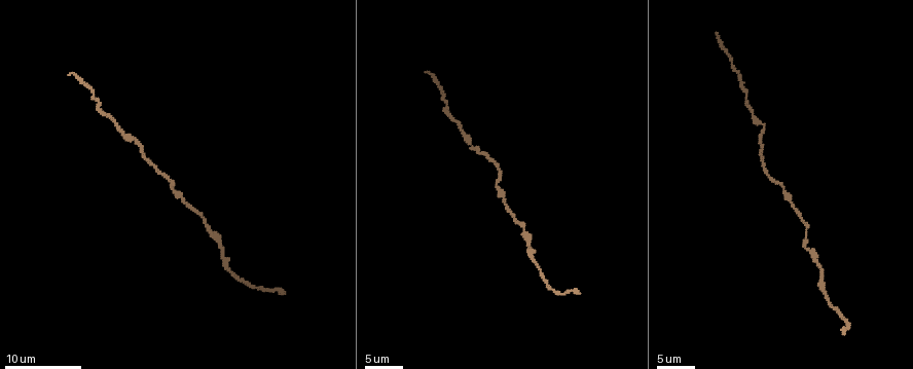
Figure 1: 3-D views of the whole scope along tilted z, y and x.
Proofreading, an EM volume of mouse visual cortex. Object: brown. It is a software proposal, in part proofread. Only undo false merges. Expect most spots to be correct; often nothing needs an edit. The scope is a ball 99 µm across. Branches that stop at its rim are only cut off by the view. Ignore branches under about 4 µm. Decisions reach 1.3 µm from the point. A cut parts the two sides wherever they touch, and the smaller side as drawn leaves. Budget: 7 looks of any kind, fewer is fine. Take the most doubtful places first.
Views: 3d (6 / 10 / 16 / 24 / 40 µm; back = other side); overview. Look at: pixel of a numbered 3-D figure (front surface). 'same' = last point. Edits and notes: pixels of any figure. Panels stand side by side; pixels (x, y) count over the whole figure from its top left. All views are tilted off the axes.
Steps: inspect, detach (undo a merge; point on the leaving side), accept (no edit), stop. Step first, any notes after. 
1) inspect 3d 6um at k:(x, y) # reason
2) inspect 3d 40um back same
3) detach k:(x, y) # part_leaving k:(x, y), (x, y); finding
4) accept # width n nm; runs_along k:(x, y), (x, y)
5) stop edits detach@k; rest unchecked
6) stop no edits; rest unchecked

inspect 3d 10um at 1:(785, 189)

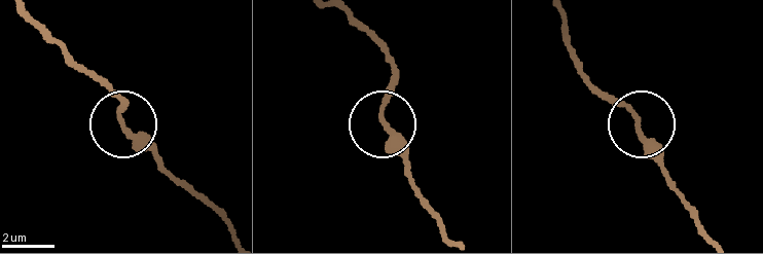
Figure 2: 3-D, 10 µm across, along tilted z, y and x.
accept # side_arm 28 um; runs_along 2:(385, 121), (408, 169); continuous, no second cell

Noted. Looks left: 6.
inspect 3d 10um at 1:(472, 147) # thick turns thin

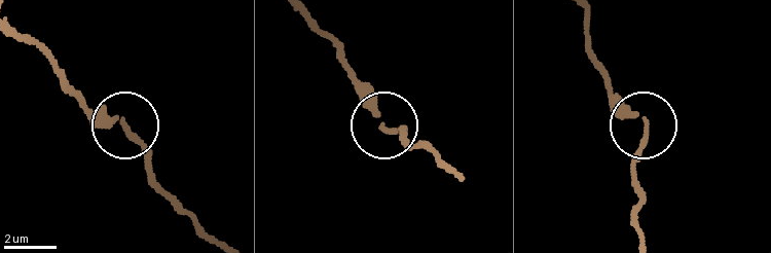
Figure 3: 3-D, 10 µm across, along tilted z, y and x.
accept # runs_along 3:(643, 231), (636, 184), (646, 125), (598, 68); continuous, no second cell

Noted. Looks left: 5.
inspect 3d 6um at 1:(823, 291) # sudden change in width

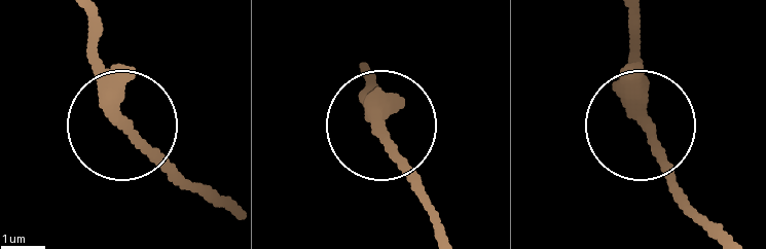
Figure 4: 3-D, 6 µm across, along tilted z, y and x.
accept # runs_along 4:(372, 77), (363, 102), (440, 225); one cell here

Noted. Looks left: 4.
stop no edits; rest unchecked

